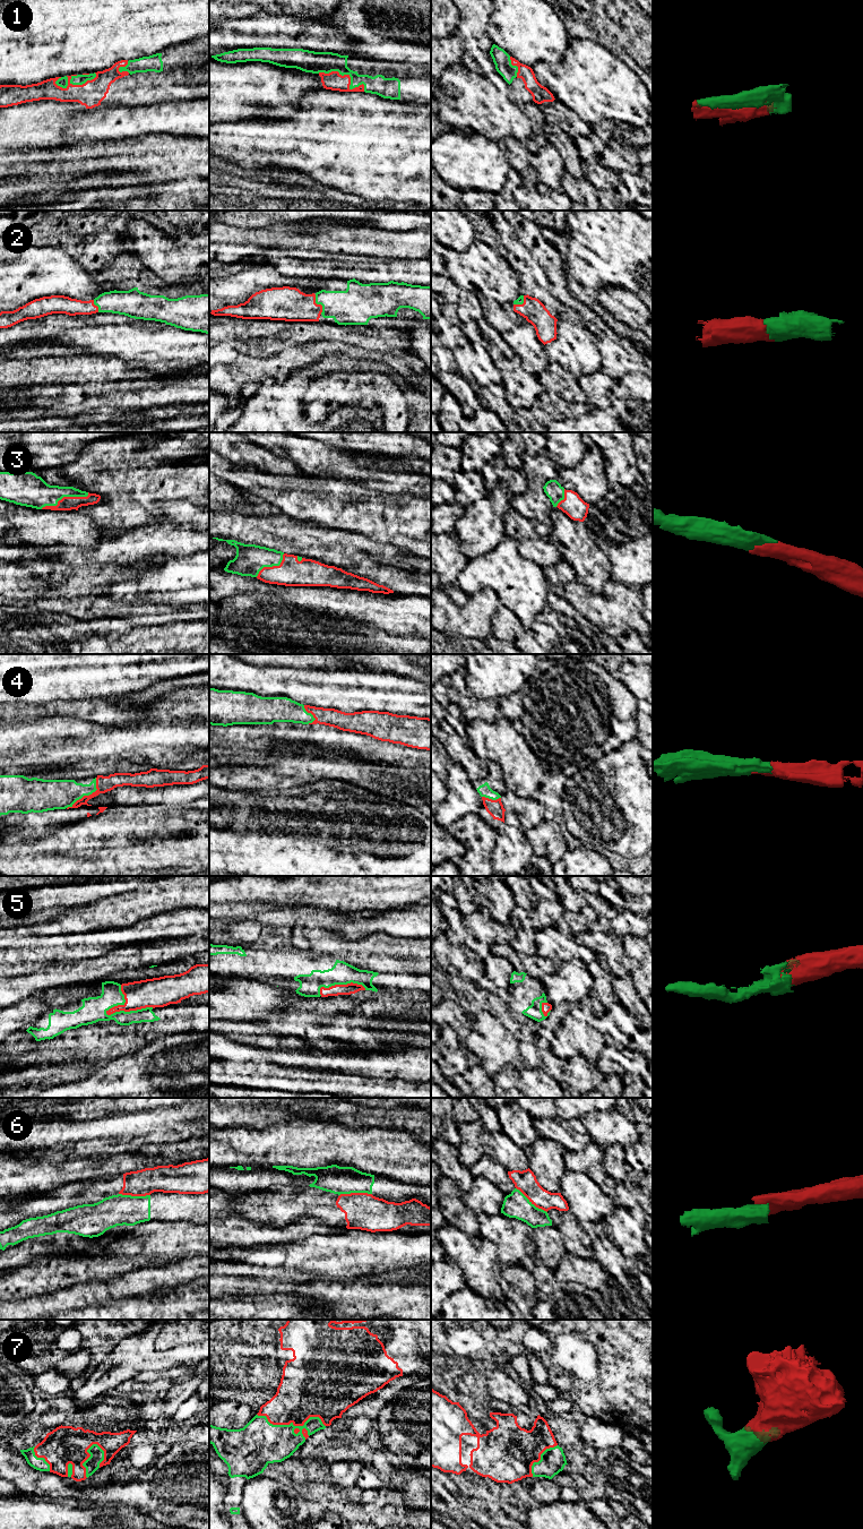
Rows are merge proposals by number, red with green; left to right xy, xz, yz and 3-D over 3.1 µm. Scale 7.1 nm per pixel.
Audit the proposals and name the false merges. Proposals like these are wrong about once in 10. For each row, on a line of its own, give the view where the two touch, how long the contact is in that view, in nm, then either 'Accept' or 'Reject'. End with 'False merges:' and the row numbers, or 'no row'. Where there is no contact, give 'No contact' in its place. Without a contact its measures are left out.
1: Touches red in xy. Shared border 320 nm. Accept
2: Touches red in xz. Shared border 150 nm. Accept
3: Touches red in xy. Shared border 360 nm. Accept
4: Touches red in xy. Shared border 300 nm. Accept
5: Touches red in xy. Shared border 340 nm. Accept
6: Touches red in yz. Shared border 280 nm. Reject
7: Touches red in xz. Shared border 500 nm. Accept
False merges: 6

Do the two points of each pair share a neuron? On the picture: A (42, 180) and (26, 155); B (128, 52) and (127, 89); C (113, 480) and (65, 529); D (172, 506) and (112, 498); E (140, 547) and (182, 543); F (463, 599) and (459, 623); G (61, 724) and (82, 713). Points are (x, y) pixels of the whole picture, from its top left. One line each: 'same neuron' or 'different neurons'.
A: same neuron
B: different neurons
C: different neurons
D: different neurons
E: same neuron
F: different neurons
G: different neurons

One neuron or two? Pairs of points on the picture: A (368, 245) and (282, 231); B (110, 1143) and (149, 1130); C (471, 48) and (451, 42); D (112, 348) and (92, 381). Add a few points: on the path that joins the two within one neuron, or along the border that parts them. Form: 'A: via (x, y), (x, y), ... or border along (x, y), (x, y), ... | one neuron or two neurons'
A: via (346, 246), (341, 249), (303, 247) | one neuron
B: via (120, 1133), (139, 1130) | one neuron
C: border along (455, 33), (462, 41), (463, 61) | two neurons
D: border along (85, 353), (119, 357), (124, 361) | two neurons

